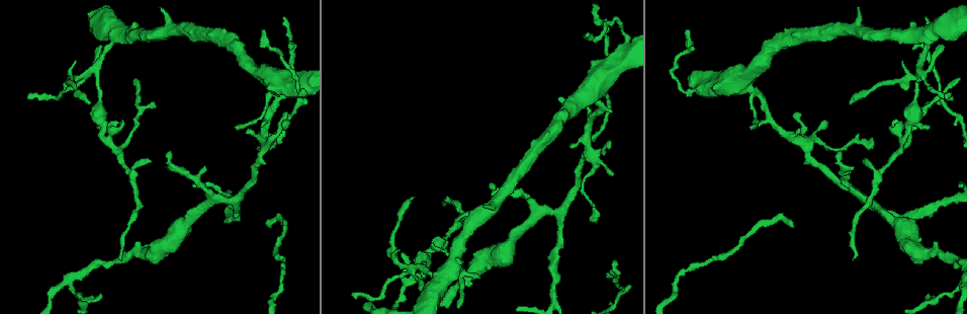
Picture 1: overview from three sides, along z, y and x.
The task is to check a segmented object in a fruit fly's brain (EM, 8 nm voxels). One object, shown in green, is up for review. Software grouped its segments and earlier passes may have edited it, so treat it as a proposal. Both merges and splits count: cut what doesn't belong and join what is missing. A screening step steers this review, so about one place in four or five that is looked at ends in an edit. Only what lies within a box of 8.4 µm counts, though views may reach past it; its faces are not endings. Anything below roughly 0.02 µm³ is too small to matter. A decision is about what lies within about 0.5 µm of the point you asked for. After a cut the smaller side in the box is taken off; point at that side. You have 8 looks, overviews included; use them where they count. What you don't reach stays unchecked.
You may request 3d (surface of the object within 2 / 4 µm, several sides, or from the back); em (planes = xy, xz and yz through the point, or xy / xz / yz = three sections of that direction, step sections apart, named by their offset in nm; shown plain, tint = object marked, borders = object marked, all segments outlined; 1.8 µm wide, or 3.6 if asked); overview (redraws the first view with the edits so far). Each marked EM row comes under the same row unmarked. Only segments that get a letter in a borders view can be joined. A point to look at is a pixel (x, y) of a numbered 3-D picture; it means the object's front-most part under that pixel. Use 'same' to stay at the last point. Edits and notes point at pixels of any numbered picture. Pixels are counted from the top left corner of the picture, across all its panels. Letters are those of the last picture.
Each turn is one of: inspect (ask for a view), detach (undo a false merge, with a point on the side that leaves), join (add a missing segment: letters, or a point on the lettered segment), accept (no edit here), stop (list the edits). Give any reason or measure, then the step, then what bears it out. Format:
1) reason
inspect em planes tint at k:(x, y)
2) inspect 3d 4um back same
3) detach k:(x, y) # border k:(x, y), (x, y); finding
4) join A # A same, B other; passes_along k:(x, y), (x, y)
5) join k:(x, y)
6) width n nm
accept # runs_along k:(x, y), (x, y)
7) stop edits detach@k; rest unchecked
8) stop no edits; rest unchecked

thin end
inspect em planes borders at 1:(685, 31)

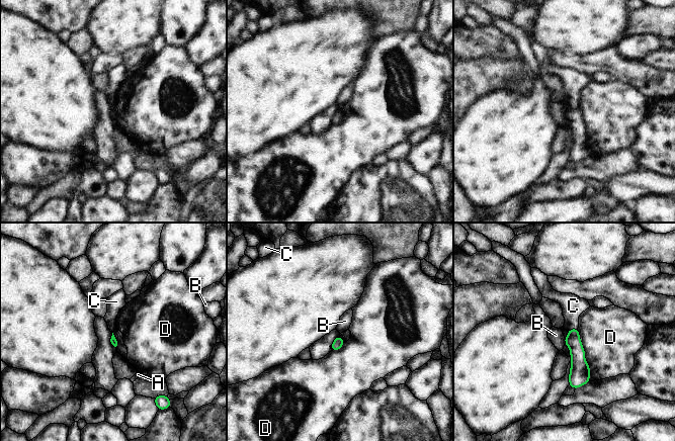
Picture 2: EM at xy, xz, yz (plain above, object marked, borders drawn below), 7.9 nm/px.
join 2:(573, 305) # A other, B other, C same, D other; passes_along 2:(573, 341), (572, 329), (573, 305); the cell continues

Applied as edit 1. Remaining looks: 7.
inspect overview

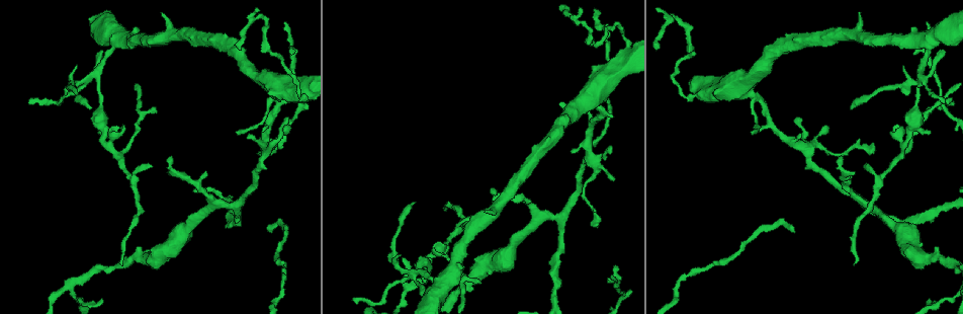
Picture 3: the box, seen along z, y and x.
calibre changes
inspect em planes tint at 3:(916, 255)

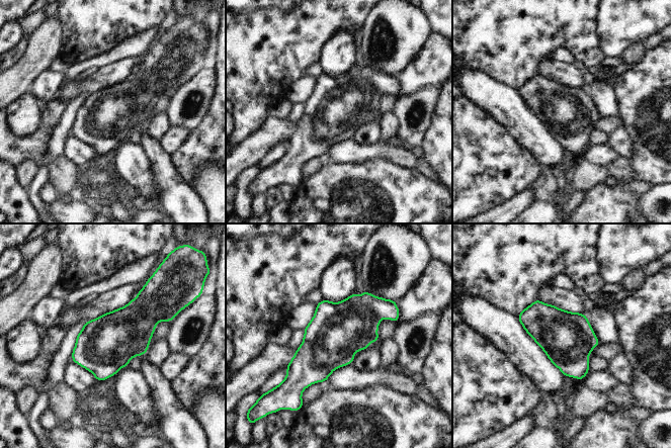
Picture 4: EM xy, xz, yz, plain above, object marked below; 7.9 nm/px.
what lies round it
inspect em planes borders same

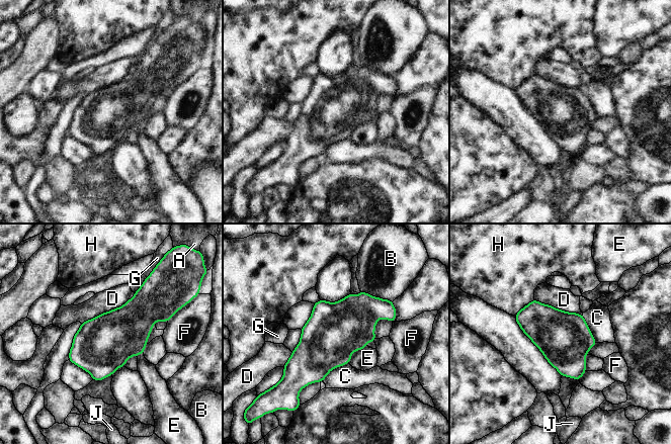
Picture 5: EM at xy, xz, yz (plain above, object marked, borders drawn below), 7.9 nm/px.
longest_contact D 500 nm
accept # A other, B other, C other, D other, E other, F other, G other, H other, J other; all the same cell

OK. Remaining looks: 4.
branch point
inspect em xy step 16 tint at 3:(560, 216)

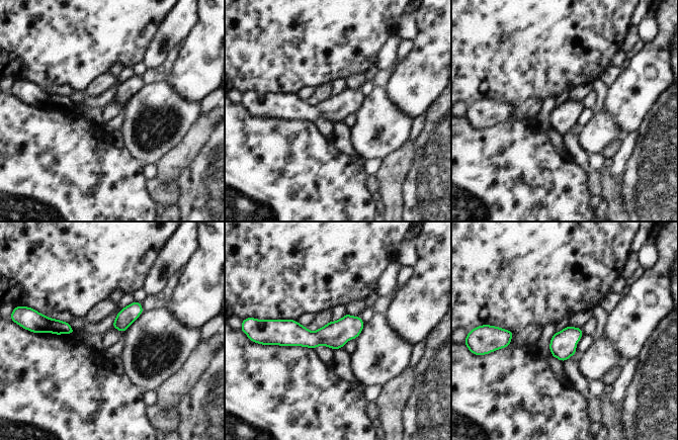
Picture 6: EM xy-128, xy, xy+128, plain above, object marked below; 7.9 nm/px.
cut it another way
inspect em planes borders same

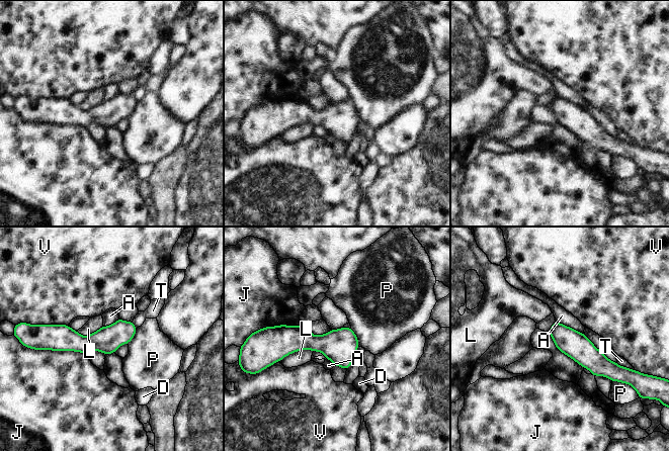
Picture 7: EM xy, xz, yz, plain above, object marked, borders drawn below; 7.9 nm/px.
width 200 nm
accept # A other, D other, J other, L other, P other, T other, V other; runs_along 7:(134, 329), (100, 341), (50, 335); one cell here

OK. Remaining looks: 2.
stop edits join@2; rest unchecked

